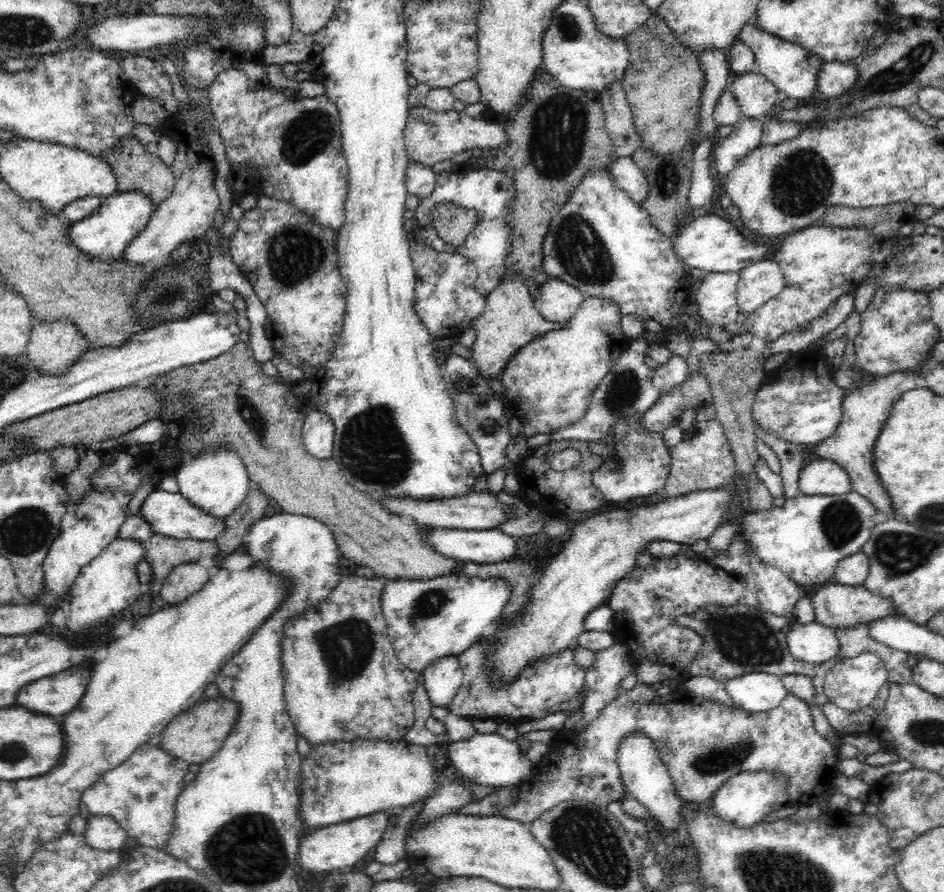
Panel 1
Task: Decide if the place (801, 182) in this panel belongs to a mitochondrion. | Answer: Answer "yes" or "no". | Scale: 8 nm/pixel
yes

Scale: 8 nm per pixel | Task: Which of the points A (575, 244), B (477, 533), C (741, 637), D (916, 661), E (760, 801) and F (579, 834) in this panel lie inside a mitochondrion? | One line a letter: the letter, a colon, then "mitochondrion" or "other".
A: mitochondrion
B: other
C: mitochondrion
D: other
E: other
F: mitochondrion

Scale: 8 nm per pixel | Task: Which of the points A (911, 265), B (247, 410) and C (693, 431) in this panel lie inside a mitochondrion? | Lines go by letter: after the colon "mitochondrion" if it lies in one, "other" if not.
A: other
B: mitochondrion
C: other

